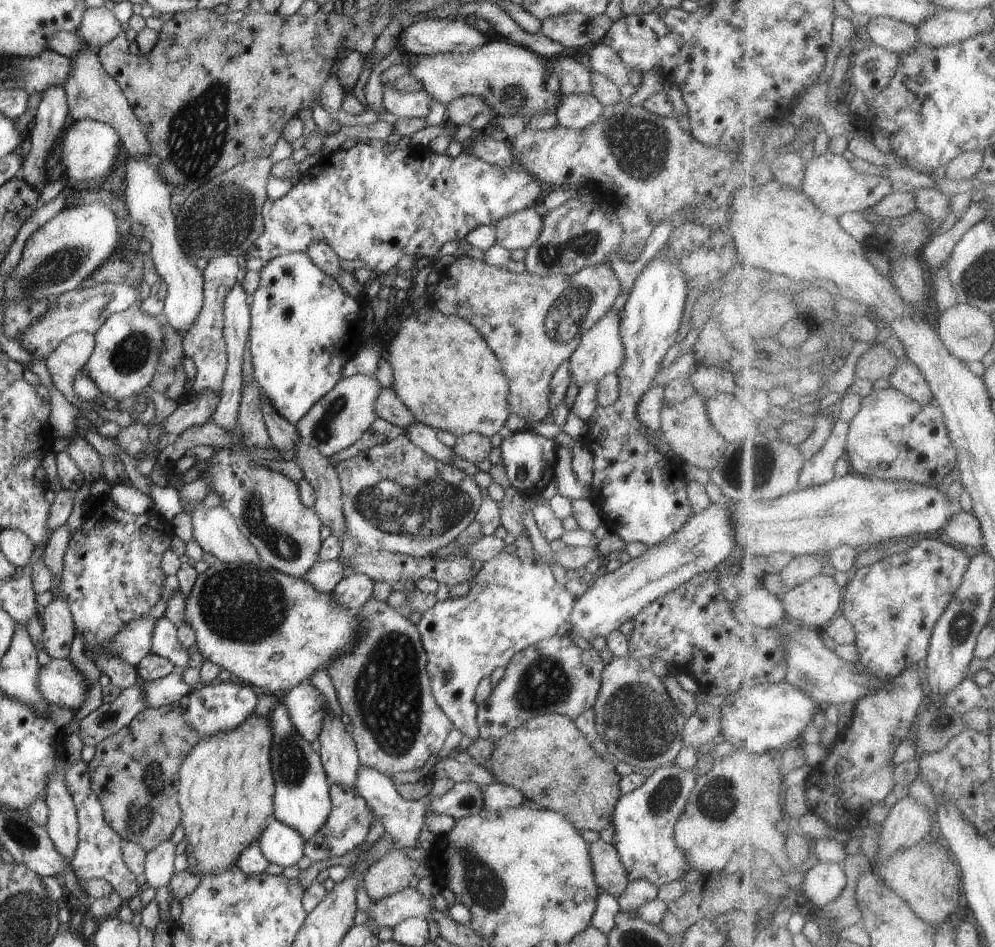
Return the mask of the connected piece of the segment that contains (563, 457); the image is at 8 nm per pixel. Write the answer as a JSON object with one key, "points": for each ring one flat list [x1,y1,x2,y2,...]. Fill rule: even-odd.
{"points":[[558,446,556,449,555,478,558,493,569,499,586,499,590,495,590,488,580,484,571,467,573,459,572,449,569,446]]}

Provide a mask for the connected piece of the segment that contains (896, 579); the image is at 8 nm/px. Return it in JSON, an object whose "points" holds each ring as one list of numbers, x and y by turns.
{"points":[[925,538,918,544,915,543,908,552,893,554,884,560,878,561,873,565,862,567,857,571,856,576,846,586,846,595,841,615,846,617,848,620,851,620,852,624,856,627,856,645,858,646,858,652,861,654,860,662,862,662,866,667,869,667,869,670,872,673,875,673,875,675,879,676,880,679,893,679,900,676,900,674,904,671,916,667,922,658,927,659,929,657,932,639,935,635,935,628,939,626,940,619,943,618,944,613,948,610,948,607,955,602,957,593,963,588,966,574,973,561,973,557,970,557,970,552,971,551,962,550,962,547,957,548,956,545,951,546,950,544,946,544,946,542,942,542,942,540]]}

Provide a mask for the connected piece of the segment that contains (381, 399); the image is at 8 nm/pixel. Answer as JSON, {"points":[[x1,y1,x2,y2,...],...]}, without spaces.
{"points":[[385,384,376,396,374,410,381,419,403,429,416,422,414,415,406,408,406,405]]}

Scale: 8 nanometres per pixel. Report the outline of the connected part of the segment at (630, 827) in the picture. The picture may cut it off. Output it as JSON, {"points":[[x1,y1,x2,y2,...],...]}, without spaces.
{"points":[[674,763,663,765,656,769,640,788,629,793,623,793,615,804,611,818,611,824,614,826,612,844,619,854,629,881,647,880,658,888,662,884,681,880,684,874,694,869,692,863,684,856,684,853,676,844,674,829,678,817,685,811,685,804,688,802,694,786,696,786,696,776,695,771,686,772,678,768]]}

